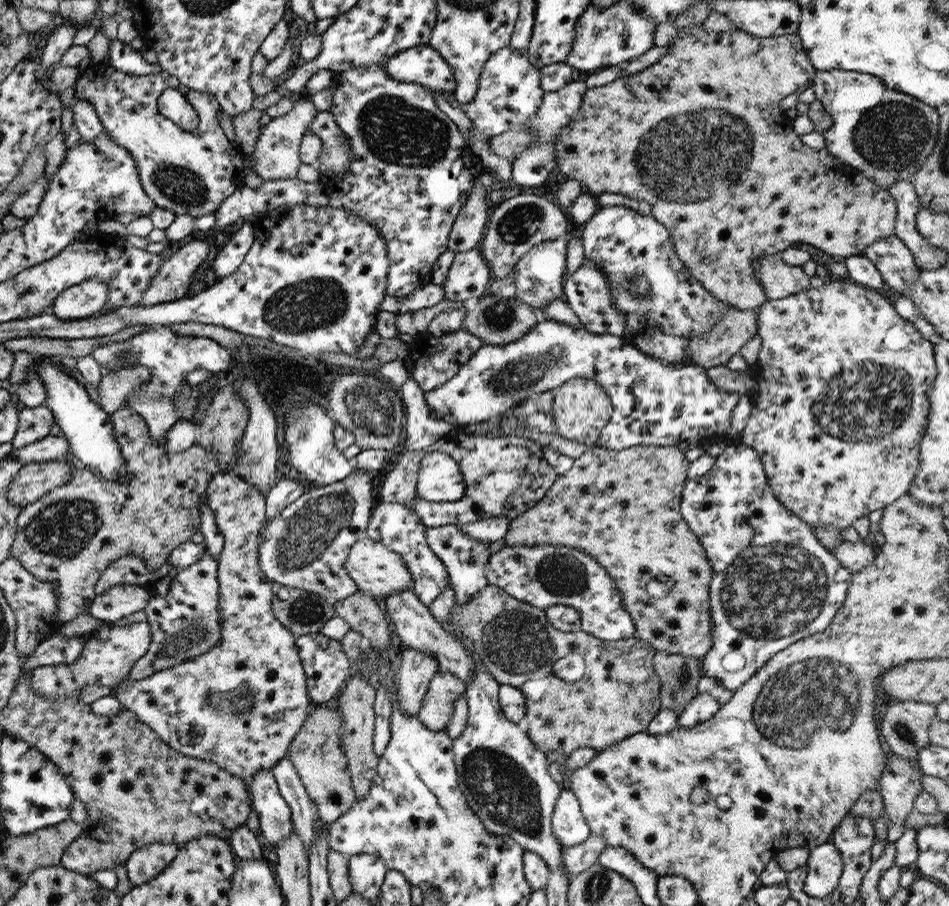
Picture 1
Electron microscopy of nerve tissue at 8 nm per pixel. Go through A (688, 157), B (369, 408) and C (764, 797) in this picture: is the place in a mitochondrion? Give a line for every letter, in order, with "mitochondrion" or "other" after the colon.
A: mitochondrion
B: mitochondrion
C: other

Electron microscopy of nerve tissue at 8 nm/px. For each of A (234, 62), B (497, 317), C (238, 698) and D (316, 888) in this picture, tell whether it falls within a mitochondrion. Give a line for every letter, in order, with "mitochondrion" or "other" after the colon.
A: other
B: mitochondrion
C: mitochondrion
D: other

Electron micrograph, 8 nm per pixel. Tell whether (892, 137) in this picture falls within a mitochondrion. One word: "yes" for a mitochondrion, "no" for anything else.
yes

